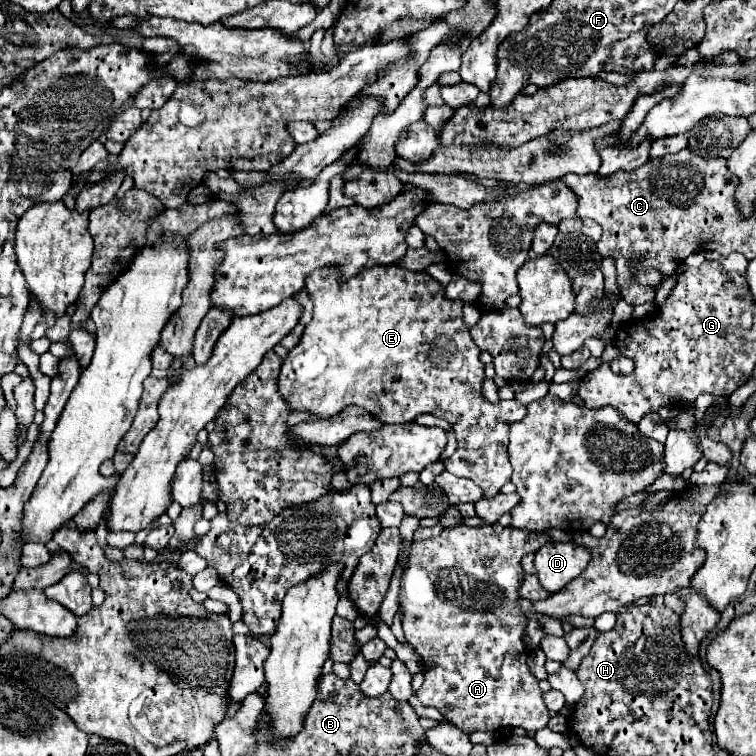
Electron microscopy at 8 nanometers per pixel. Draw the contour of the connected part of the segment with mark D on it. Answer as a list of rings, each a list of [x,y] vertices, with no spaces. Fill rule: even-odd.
[[[547,542],[535,552],[535,568],[545,590],[563,590],[589,564],[591,552],[573,542]]]

